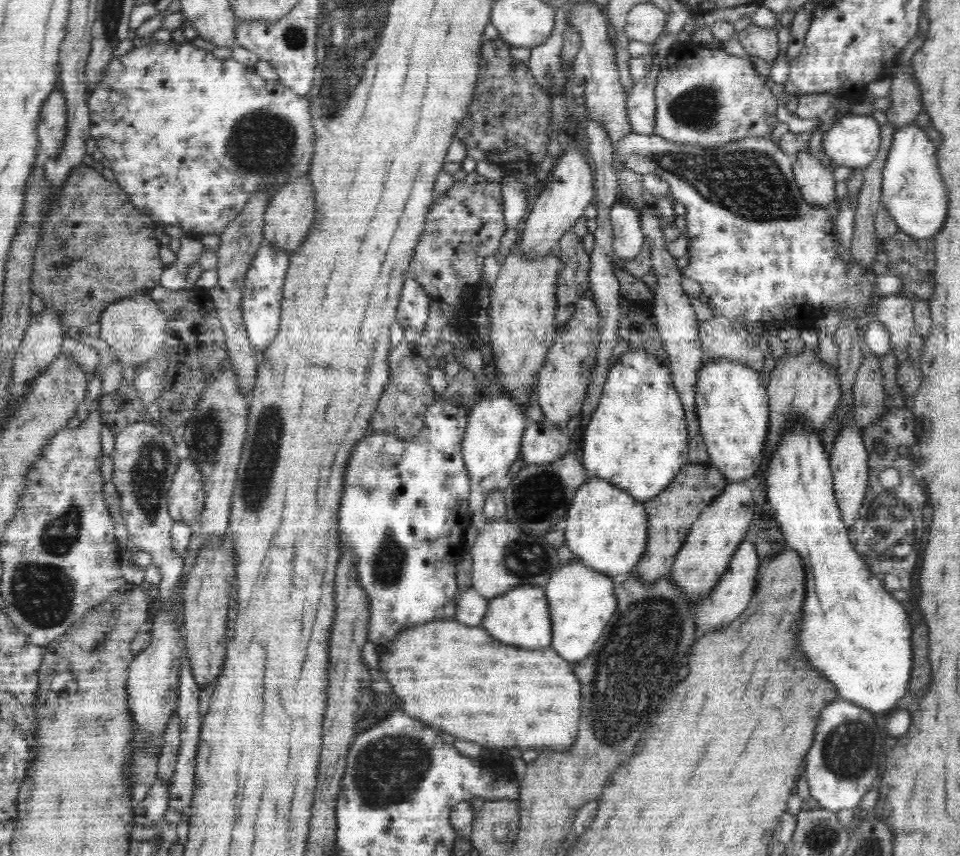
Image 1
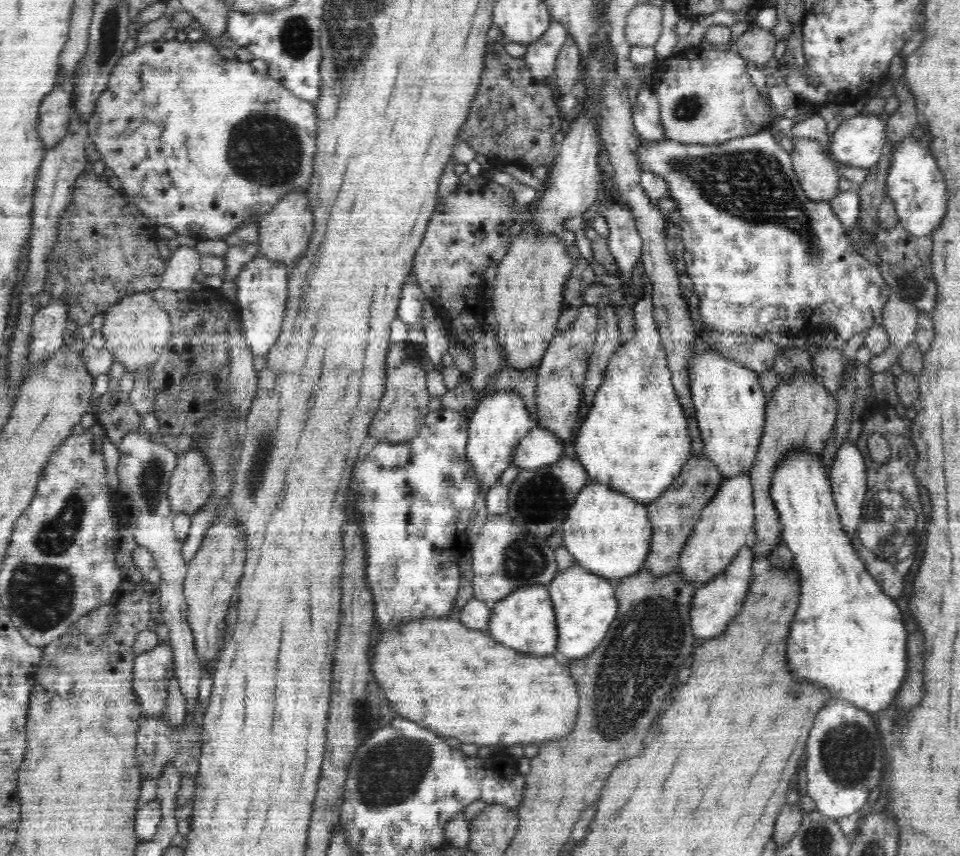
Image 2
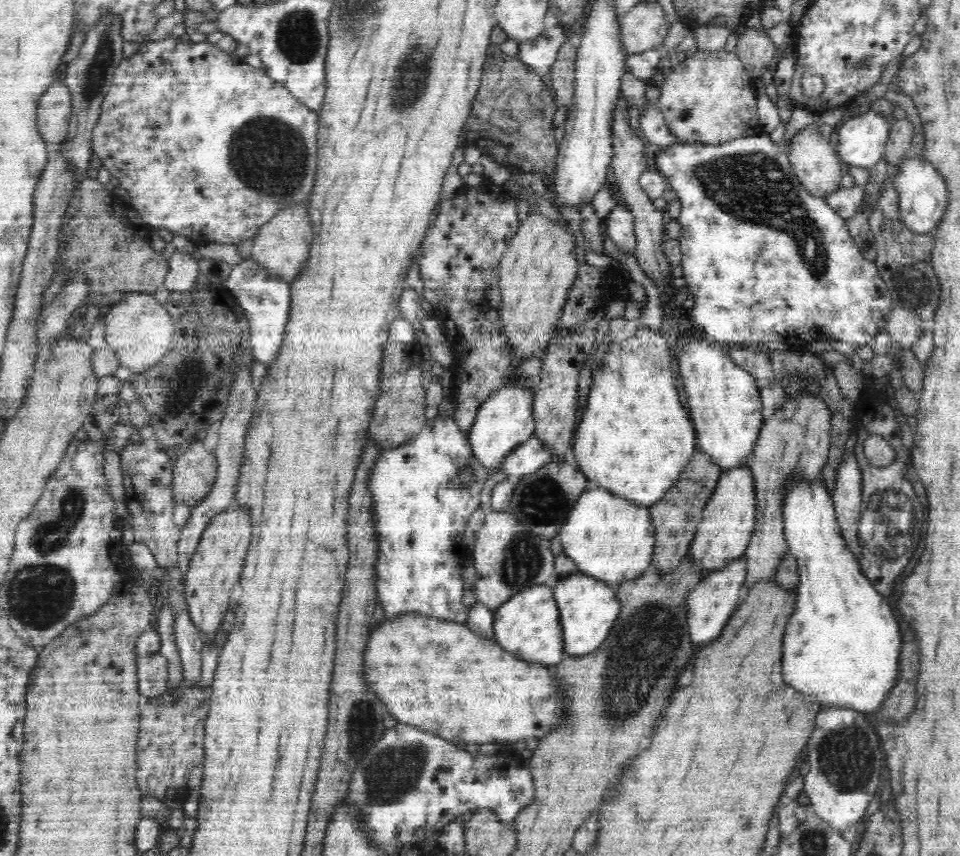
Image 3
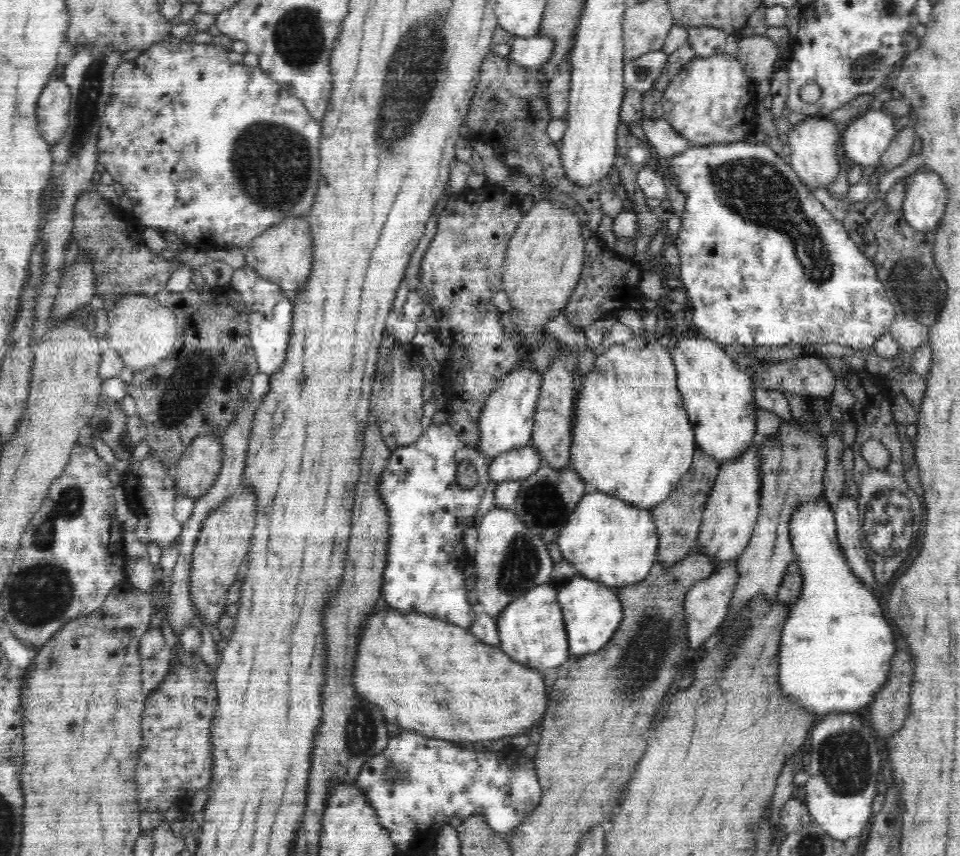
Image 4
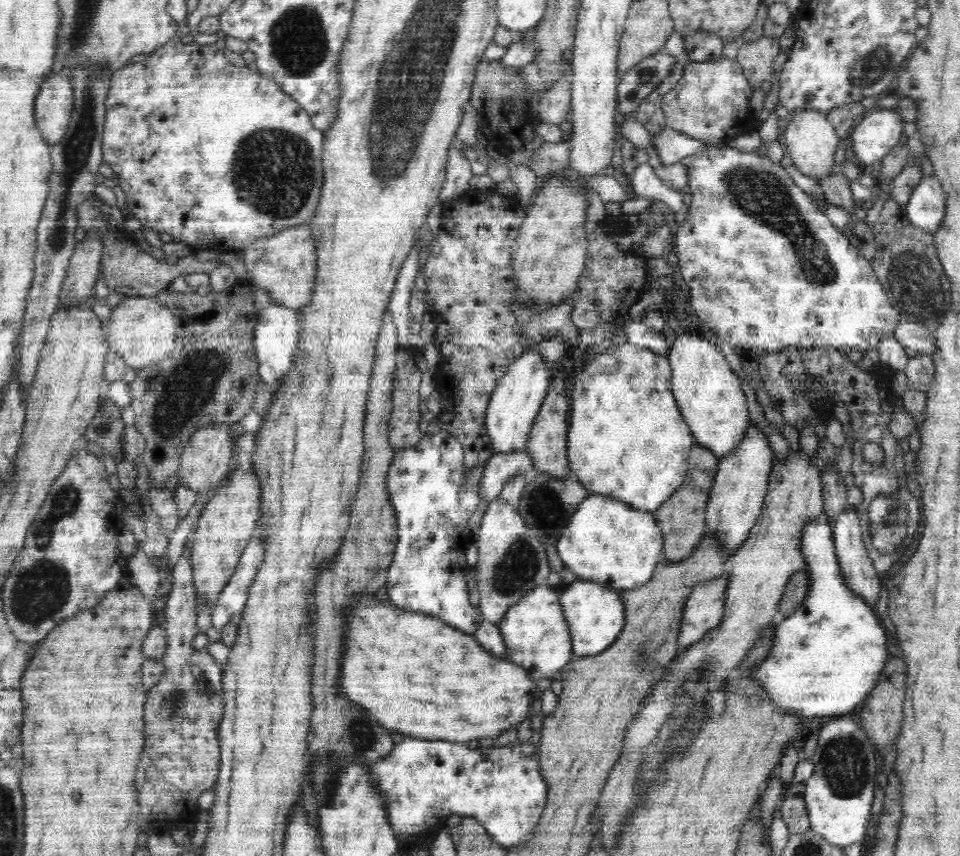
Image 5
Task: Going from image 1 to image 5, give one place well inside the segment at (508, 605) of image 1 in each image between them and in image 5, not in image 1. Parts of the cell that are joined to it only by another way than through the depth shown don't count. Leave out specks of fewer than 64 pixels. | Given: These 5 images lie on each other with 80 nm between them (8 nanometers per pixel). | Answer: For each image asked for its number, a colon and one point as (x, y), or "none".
2: (525, 621)
3: (528, 625)
4: (530, 629)
5: (537, 636)

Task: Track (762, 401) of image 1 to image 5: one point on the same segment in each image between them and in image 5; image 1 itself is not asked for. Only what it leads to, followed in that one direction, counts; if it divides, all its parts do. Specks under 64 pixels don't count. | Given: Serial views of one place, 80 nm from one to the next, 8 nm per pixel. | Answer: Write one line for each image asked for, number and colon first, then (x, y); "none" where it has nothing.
2: (730, 404)
3: (724, 403)
4: (718, 397)
5: (708, 392)

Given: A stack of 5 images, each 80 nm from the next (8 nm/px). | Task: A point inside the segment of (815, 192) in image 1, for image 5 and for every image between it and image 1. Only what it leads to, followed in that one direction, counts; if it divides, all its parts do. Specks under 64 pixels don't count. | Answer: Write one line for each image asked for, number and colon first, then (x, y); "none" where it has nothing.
2: (818, 174)
3: (815, 162)
4: (812, 150)
5: (811, 141)

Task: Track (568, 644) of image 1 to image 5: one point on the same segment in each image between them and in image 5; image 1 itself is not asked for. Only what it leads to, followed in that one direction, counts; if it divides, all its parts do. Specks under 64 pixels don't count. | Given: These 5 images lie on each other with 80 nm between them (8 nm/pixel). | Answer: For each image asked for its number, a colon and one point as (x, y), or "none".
2: (585, 605)
3: (588, 607)
4: (591, 611)
5: (595, 614)

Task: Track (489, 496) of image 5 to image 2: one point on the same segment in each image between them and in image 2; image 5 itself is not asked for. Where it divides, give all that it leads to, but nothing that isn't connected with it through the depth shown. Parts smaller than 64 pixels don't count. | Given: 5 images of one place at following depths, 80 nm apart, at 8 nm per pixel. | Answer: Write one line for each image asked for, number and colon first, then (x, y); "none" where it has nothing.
2: (540, 447)
3: (531, 455)
4: (517, 464)

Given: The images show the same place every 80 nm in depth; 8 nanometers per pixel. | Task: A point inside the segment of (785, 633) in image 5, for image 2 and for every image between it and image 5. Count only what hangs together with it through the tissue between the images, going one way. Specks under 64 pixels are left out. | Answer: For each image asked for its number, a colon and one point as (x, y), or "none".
2: (848, 635)
3: (841, 647)
4: (837, 647)

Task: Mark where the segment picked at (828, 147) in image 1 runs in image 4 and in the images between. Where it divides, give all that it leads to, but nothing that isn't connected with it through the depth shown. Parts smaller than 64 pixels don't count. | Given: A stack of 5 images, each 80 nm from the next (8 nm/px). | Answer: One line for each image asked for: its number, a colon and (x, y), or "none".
2: (859, 141)
3: (862, 141)
4: (869, 137)

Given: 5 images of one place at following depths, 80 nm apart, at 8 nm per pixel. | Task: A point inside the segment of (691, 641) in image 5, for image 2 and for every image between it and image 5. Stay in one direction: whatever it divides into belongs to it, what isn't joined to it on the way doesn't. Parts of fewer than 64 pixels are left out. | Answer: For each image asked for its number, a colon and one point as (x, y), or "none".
2: (713, 605)
3: (709, 606)
4: (707, 603)

